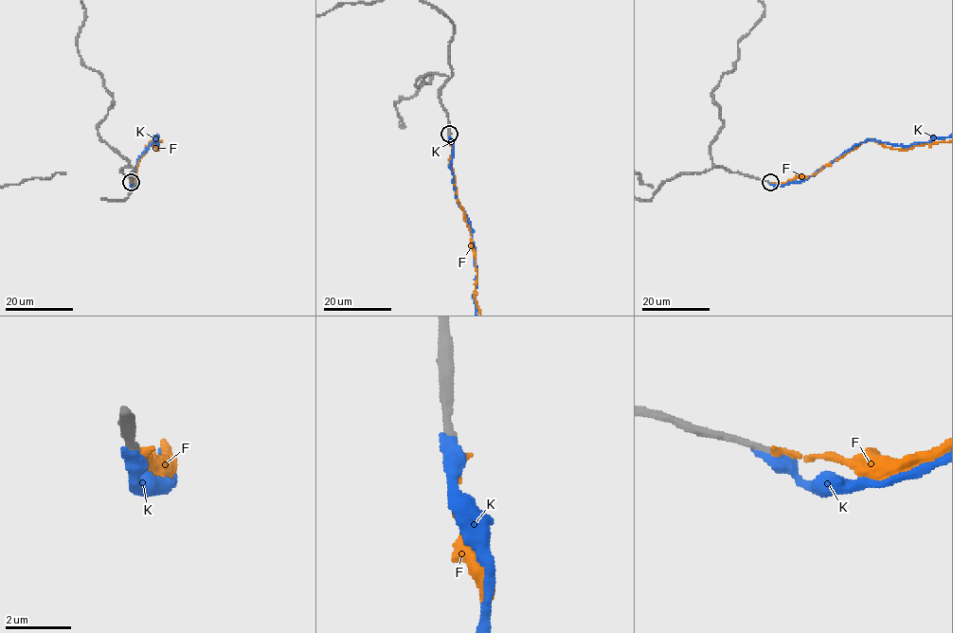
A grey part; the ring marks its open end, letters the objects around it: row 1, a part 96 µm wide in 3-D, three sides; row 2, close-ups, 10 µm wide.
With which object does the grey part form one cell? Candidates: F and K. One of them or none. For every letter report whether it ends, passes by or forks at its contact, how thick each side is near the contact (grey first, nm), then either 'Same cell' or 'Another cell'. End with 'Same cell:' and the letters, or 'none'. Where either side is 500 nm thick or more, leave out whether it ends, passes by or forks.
F: It ends there. Thickness 240 nm (grey) against 240 nm. Same cell
K: It ends there. Thickness 260 nm (grey) against 480 nm. Another cell
Same cell: F

